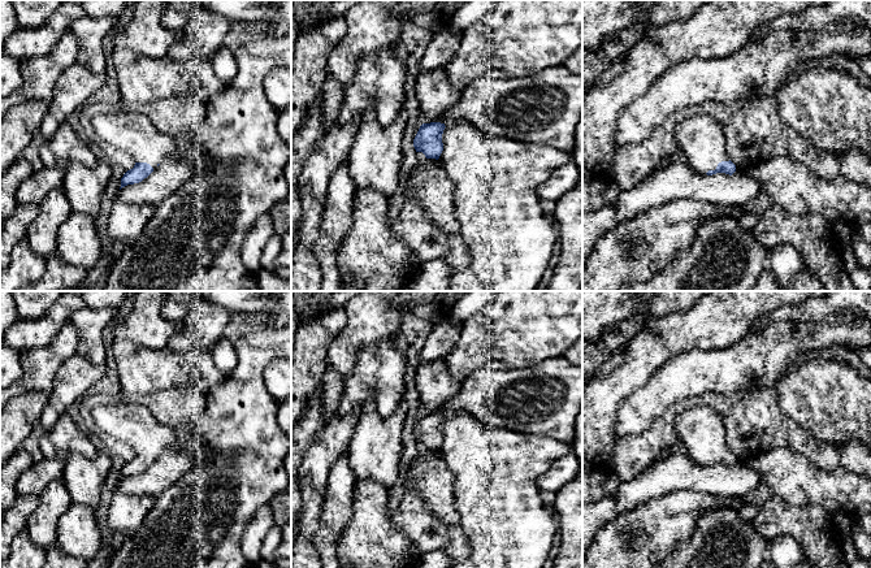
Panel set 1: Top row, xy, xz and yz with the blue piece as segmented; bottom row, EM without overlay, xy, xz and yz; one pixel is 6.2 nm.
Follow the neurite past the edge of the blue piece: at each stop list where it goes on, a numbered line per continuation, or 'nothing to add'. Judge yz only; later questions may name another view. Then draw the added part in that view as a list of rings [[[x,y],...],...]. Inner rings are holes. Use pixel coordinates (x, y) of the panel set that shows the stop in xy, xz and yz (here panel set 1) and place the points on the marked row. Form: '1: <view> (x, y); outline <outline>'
1: yz (701, 139); outline [[[698,114],[676,123],[675,136],[681,160],[701,174],[715,170],[722,161],[729,161],[722,125],[708,114]]]

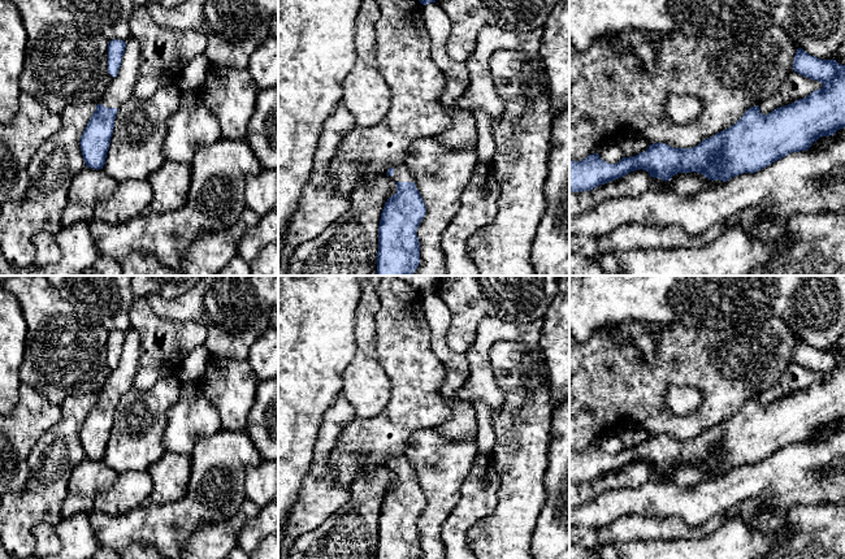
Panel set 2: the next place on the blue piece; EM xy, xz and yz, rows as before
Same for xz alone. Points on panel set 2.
1: xz (402, 173); outline [[[402,164],[402,165],[395,165],[394,168],[394,174],[389,176],[394,182],[413,182],[416,185],[413,174],[410,172],[410,169]],[[416,185],[417,188],[417,185]]]

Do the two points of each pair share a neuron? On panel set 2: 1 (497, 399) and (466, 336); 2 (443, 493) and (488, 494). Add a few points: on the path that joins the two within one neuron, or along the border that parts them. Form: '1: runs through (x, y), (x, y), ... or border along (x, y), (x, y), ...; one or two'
1: border along (484, 319), (479, 324), (472, 346), (464, 354); two
2: border along (472, 464), (460, 489), (460, 498), (446, 520); two

